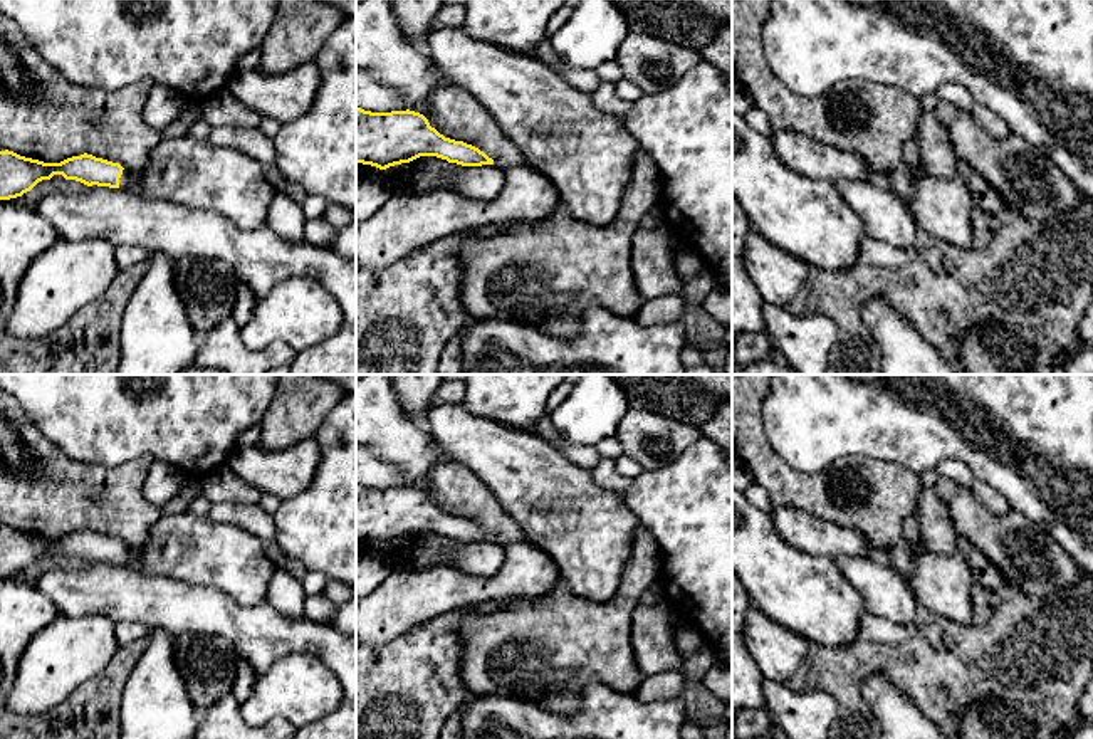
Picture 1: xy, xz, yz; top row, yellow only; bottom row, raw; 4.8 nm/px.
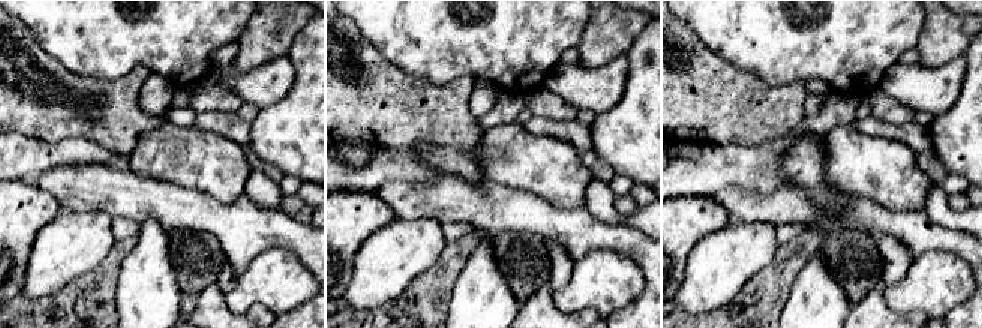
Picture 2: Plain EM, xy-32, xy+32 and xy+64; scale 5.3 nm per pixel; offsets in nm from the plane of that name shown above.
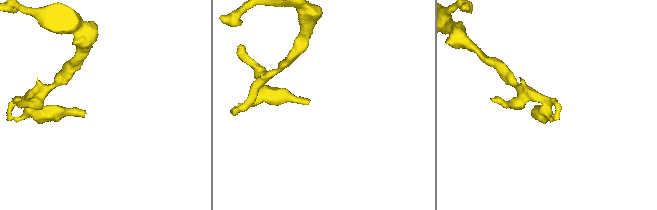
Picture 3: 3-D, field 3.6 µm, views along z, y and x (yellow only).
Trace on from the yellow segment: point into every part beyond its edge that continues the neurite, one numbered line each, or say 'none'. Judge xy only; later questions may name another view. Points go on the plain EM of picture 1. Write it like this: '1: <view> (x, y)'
1: xy (128, 556)

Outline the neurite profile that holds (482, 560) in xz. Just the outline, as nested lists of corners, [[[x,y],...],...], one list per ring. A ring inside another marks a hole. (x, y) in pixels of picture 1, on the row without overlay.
[[[410,539],[396,553],[395,571],[416,573],[435,566],[452,566],[468,576],[490,578],[505,561],[505,549],[499,542],[462,542]]]

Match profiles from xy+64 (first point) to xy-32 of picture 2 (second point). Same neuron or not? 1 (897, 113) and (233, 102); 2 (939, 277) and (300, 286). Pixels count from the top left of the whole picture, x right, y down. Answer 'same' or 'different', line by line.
1: same
2: same

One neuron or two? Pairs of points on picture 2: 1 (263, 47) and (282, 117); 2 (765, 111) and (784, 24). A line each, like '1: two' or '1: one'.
1: two
2: two

